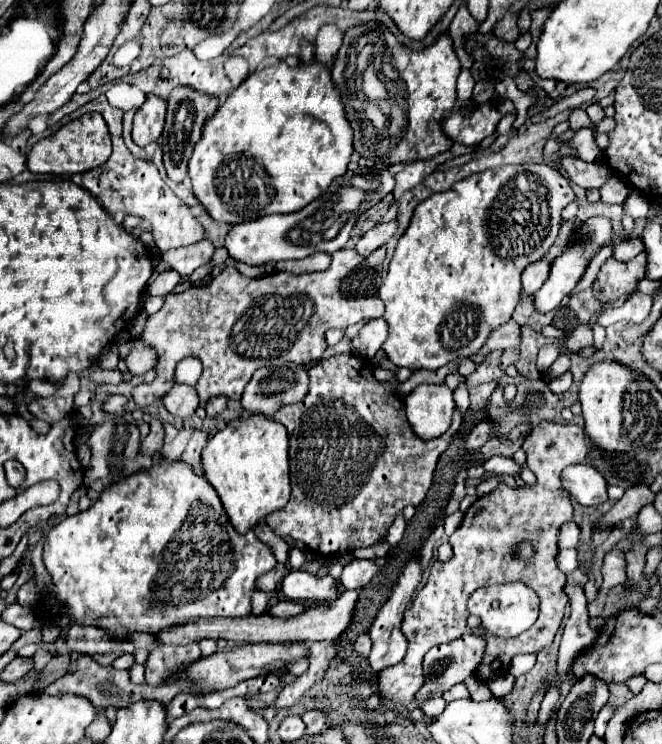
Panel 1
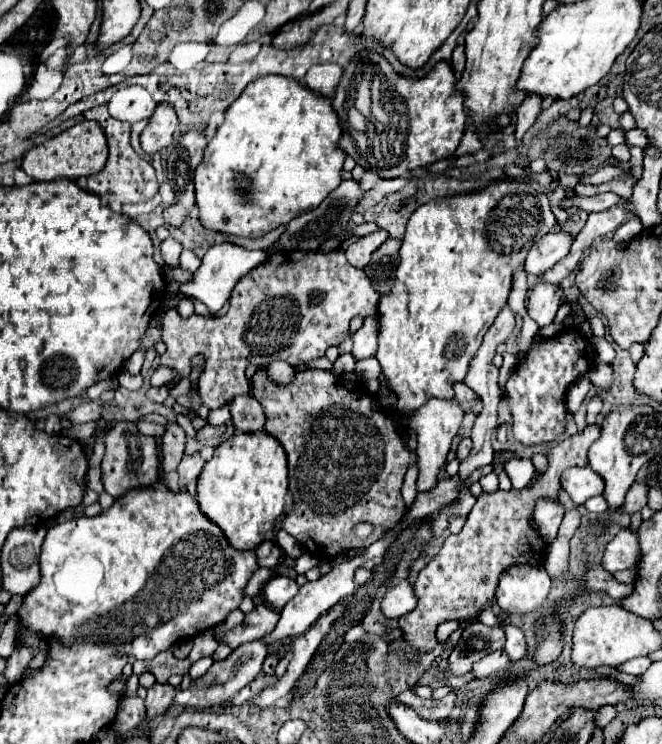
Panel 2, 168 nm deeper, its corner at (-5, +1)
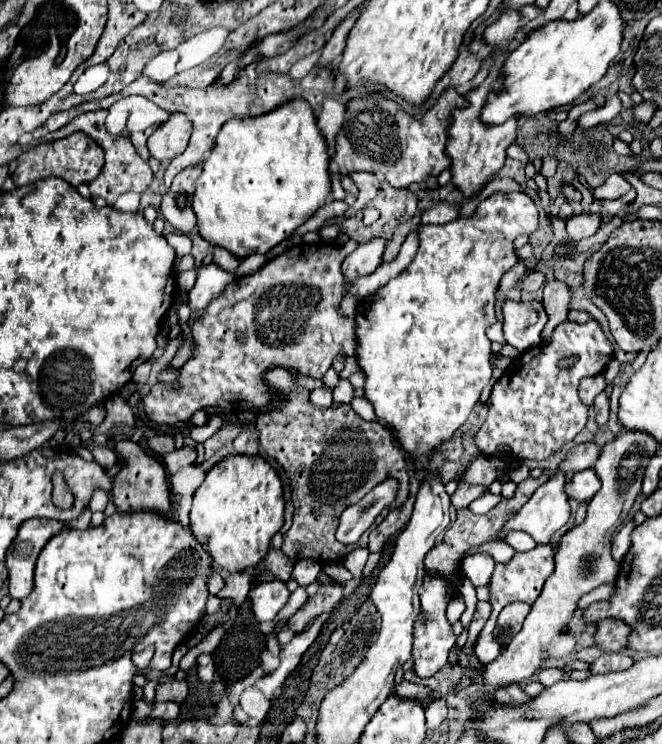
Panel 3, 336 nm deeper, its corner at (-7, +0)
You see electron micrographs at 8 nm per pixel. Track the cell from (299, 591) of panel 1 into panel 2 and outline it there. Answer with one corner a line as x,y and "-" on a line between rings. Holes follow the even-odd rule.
273,576
271,580
265,582
263,586
263,596
267,598
267,604
275,610
281,610
295,594
297,594
299,586
295,584
295,580
285,578
285,576

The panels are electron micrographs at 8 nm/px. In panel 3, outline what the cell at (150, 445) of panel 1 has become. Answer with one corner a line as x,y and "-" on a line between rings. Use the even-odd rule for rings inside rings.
183,445
181,449
175,449
175,451
167,453
167,455
163,455
163,465
165,465
165,469
173,475
173,473
177,473
179,467
195,463
195,459
197,459
197,451
195,451
195,447
187,447
187,445

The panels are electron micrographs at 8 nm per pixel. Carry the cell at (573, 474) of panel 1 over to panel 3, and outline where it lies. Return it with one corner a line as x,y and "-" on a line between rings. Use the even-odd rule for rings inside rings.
585,469
585,471
579,471
573,475
573,483
569,481
565,485
565,493
577,501
589,501
599,491
599,487
601,487
601,481
595,475
595,471

